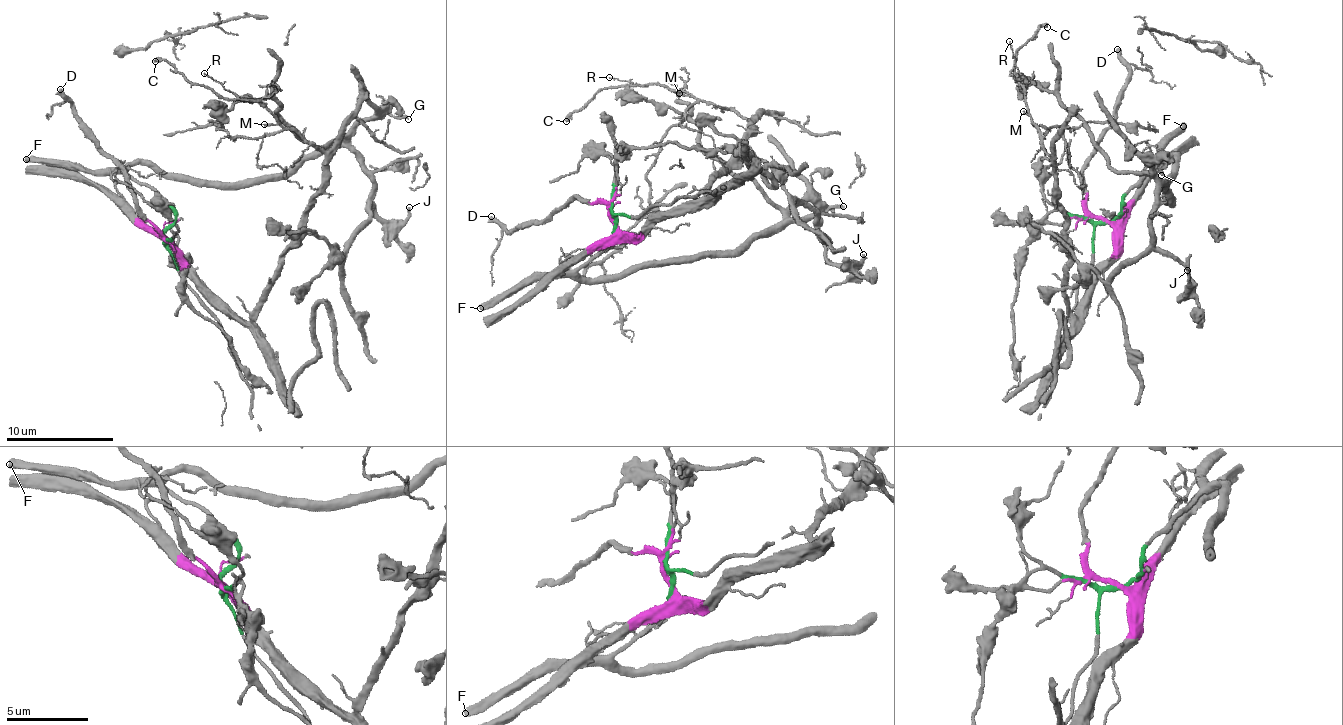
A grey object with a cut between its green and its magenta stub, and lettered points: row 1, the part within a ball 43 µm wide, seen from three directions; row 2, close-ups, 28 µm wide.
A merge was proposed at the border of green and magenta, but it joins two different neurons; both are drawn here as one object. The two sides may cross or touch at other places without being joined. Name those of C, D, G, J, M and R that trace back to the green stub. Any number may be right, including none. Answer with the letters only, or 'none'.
G, J

